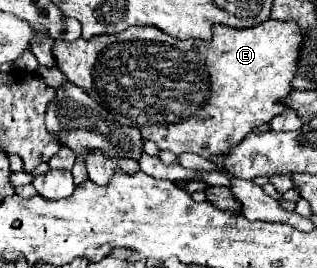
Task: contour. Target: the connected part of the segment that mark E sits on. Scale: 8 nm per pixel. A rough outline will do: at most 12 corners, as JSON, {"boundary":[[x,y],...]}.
{"boundary":[[295,22],[53,44],[57,68],[173,154],[287,110]]}

